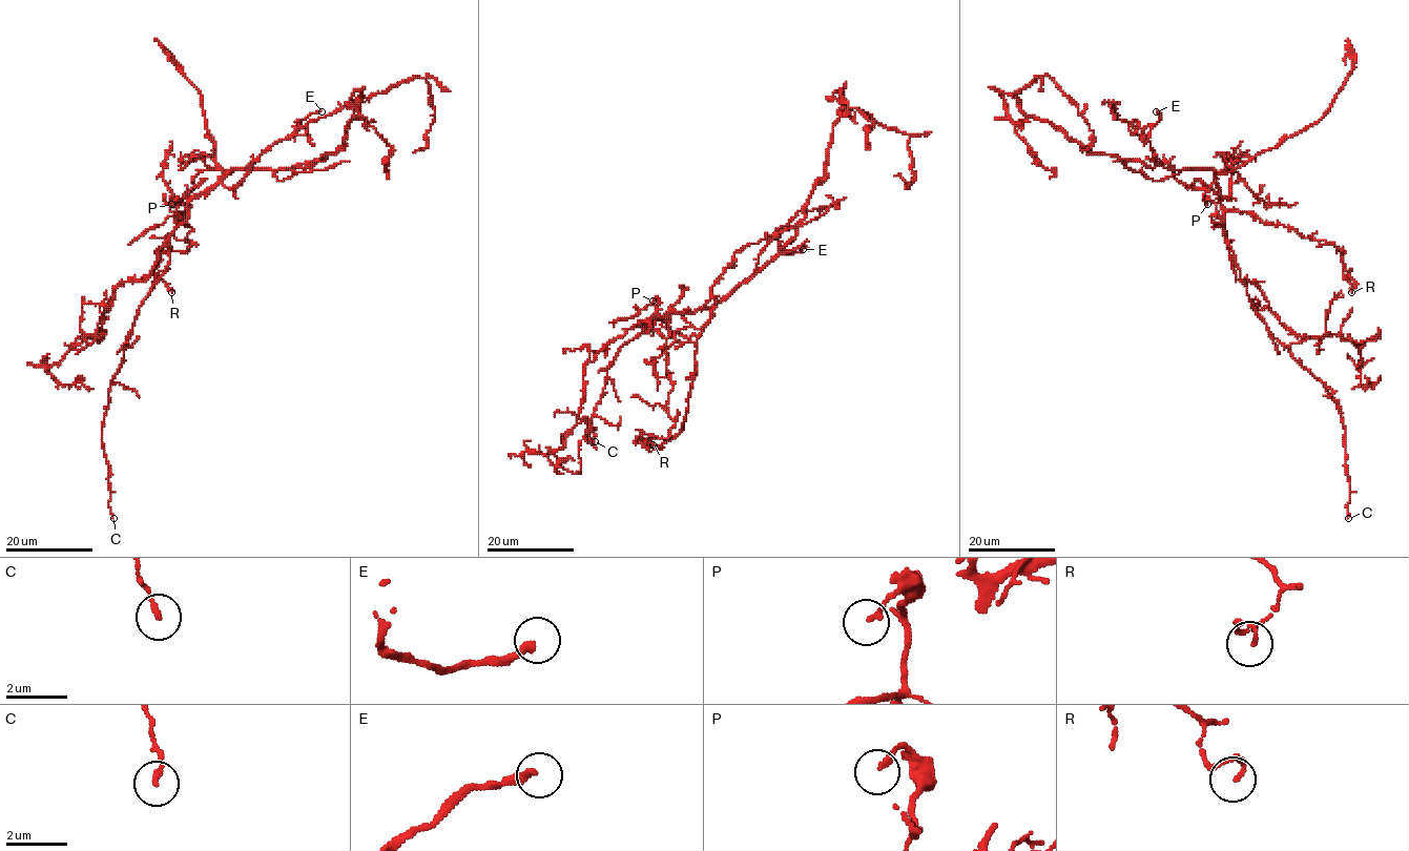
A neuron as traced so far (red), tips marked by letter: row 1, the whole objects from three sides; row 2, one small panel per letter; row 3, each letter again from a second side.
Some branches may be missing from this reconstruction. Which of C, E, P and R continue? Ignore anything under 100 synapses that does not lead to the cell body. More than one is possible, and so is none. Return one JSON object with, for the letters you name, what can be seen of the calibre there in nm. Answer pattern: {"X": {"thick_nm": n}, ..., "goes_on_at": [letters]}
{"goes_on_at": []}

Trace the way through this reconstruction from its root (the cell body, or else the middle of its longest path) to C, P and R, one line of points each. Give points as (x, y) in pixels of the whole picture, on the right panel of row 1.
C: (1206, 169), (1215, 172), (1224, 236), (1256, 314), (1339, 406), (1350, 486), (1348, 518)
P: (1206, 169), (1215, 172), (1224, 224), (1217, 214), (1217, 205), (1204, 200), (1207, 204)
R: (1206, 169), (1225, 210), (1254, 213), (1345, 250), (1351, 292)

